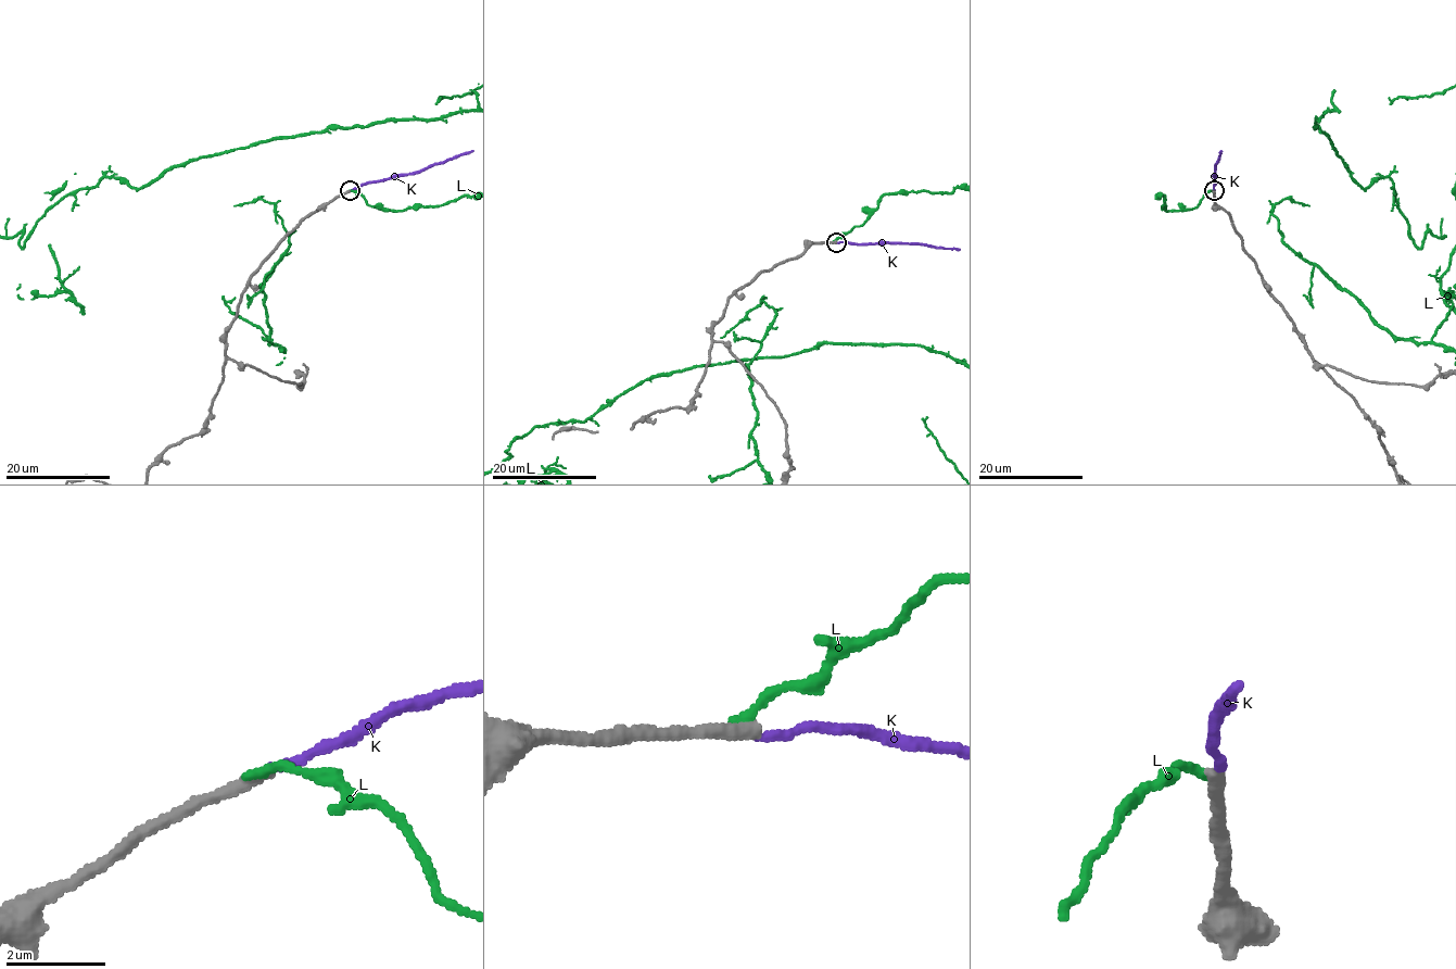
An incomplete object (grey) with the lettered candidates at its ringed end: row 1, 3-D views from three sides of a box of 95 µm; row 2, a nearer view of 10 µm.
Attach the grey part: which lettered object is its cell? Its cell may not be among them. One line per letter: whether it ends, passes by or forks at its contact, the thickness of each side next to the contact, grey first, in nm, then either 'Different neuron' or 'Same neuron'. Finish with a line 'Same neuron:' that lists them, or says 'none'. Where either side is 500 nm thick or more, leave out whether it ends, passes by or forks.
K: It ends there. Thickness 300 nm (grey) against 180 nm. Same neuron
L: It ends there. Thickness 320 nm (grey) against 170 nm. Different neuron
Same neuron: K

